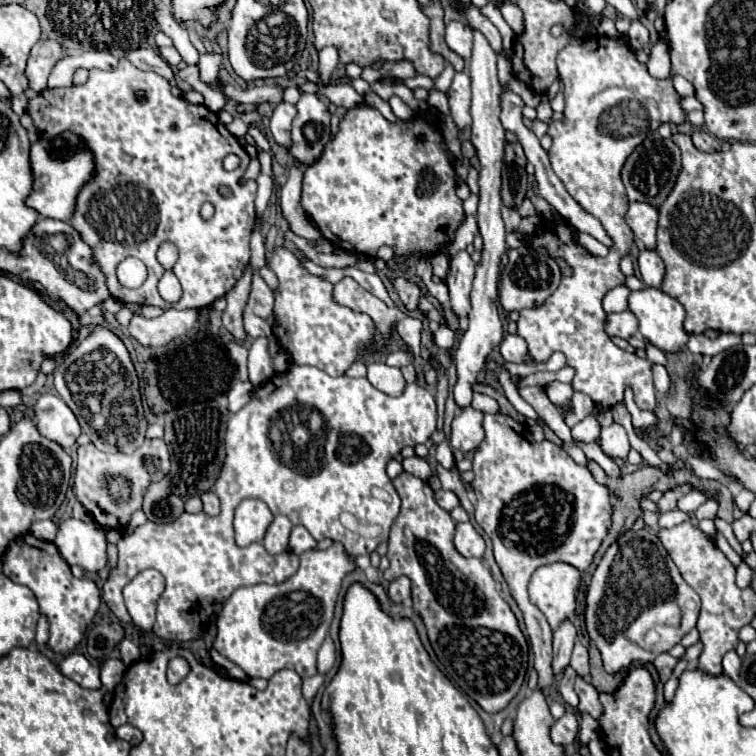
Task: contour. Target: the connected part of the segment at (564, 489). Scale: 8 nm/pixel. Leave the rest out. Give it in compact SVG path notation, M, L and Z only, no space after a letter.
M486 415L484 431L486 439L474 451L472 459L476 477L470 485L478 497L476 521L492 539L496 563L524 613L526 631L534 649L538 689L546 693L554 681L552 629L540 609L530 603L528 581L540 565L552 561L568 561L580 571L590 567L612 523L610 491L586 467L576 465L562 447L550 441L536 443L528 427L522 427L508 415Z

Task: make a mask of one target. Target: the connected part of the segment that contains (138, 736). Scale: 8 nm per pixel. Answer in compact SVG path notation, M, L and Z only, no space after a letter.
M122 725L122 727L118 727L118 729L116 729L116 735L118 735L120 739L128 741L130 745L142 743L142 733L140 733L134 725Z

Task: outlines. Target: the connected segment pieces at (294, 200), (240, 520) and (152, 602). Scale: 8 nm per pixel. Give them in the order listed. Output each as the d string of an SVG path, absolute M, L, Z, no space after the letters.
M290 163L288 181L280 189L280 205L282 205L282 213L284 213L290 229L294 233L306 237L308 241L316 241L316 237L320 237L320 231L312 225L312 221L308 219L308 215L304 213L304 209L300 205L302 175L304 175L304 171L306 171L304 165L292 165Z
M244 499L236 507L234 517L234 533L236 533L236 545L246 547L250 543L258 543L264 539L268 525L272 523L274 515L268 509L268 505L260 499Z
M156 569L140 571L126 587L124 601L134 625L151 631L156 618L156 604L164 591L164 577Z

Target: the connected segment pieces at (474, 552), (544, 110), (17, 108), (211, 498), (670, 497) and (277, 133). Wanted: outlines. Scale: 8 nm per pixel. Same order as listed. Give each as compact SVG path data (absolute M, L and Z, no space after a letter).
M470 521L456 525L454 545L456 545L456 551L460 555L464 555L464 557L478 557L478 559L482 559L484 549L486 549L482 535L472 527Z
M547 93L540 94L540 103L537 110L537 119L549 123L553 114L550 103L547 100Z
M29 88L22 94L16 96L13 98L12 101L12 109L13 111L18 114L19 116L23 115L26 113L26 106L28 104L28 101L32 99L34 96L36 96L37 93Z
M204 493L202 503L204 503L204 513L208 513L208 515L218 515L220 513L220 501L214 493Z
M682 483L682 485L674 487L674 489L668 489L668 491L664 491L664 493L662 493L662 499L656 503L656 505L658 505L658 513L674 511L674 509L676 509L676 503L678 503L678 499L680 499L682 495L690 493L690 491L694 491L694 487L692 487L690 483Z
M278 103L274 107L274 113L270 117L270 131L276 139L276 143L280 143L282 147L288 149L288 141L290 141L290 127L292 127L292 121L296 117L296 105L292 103Z

